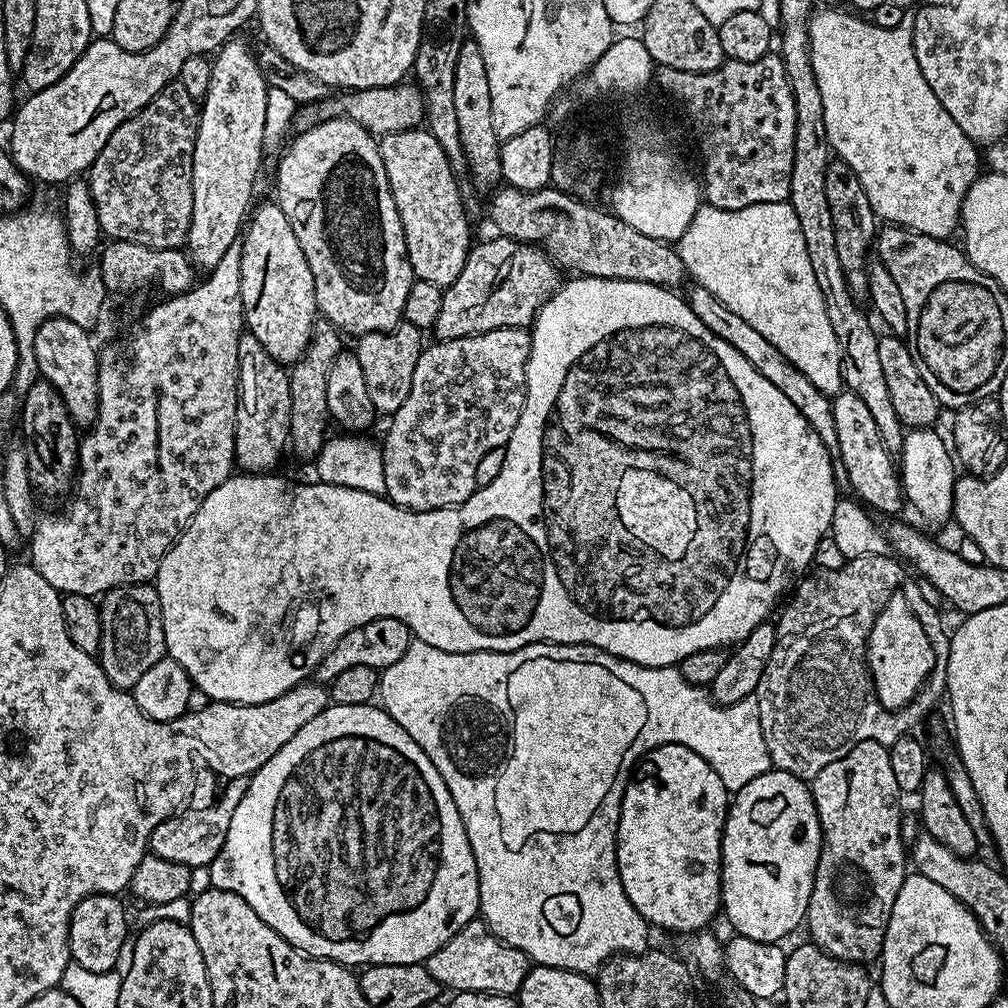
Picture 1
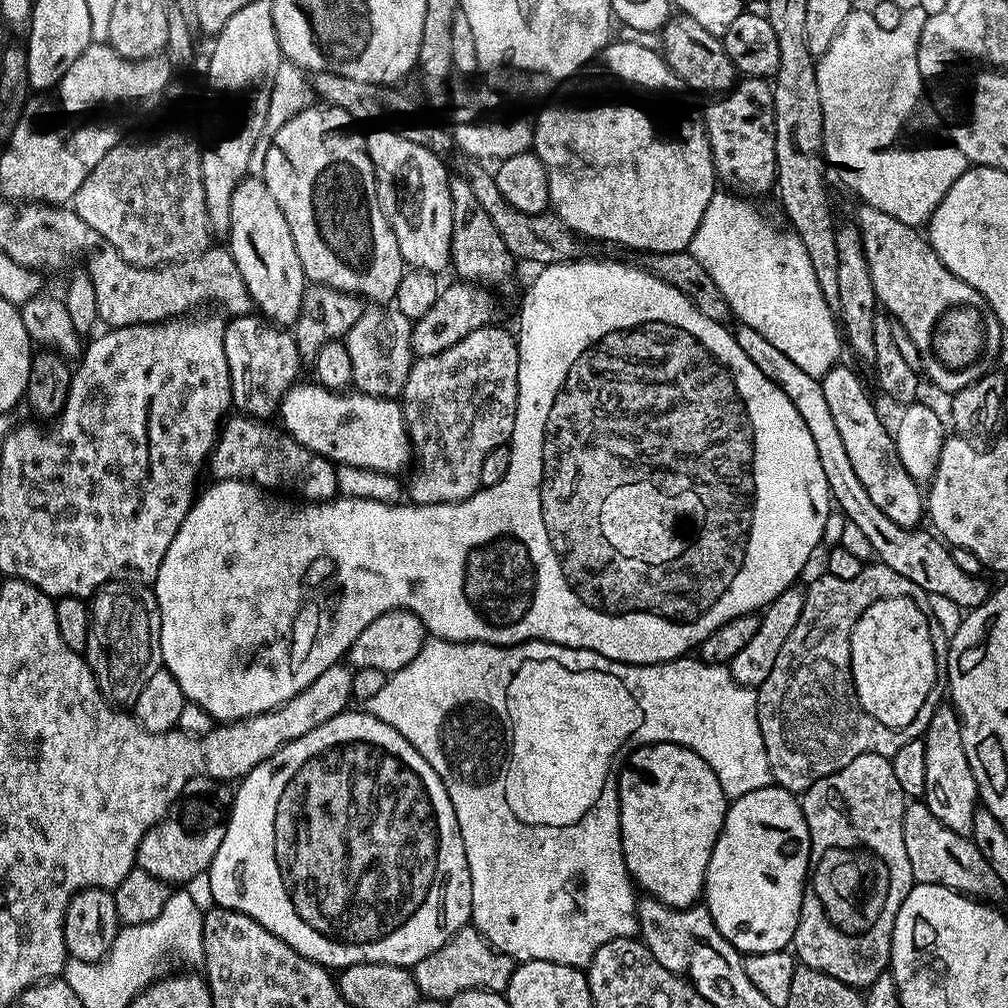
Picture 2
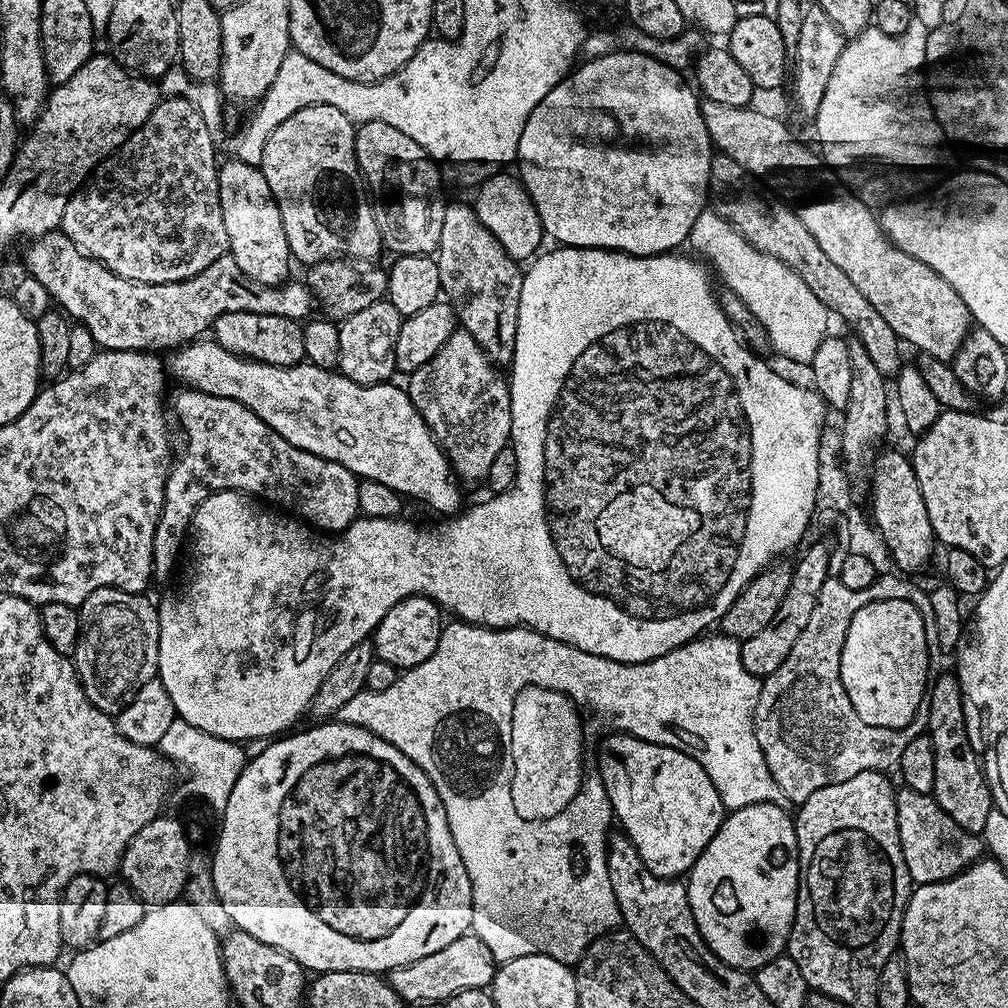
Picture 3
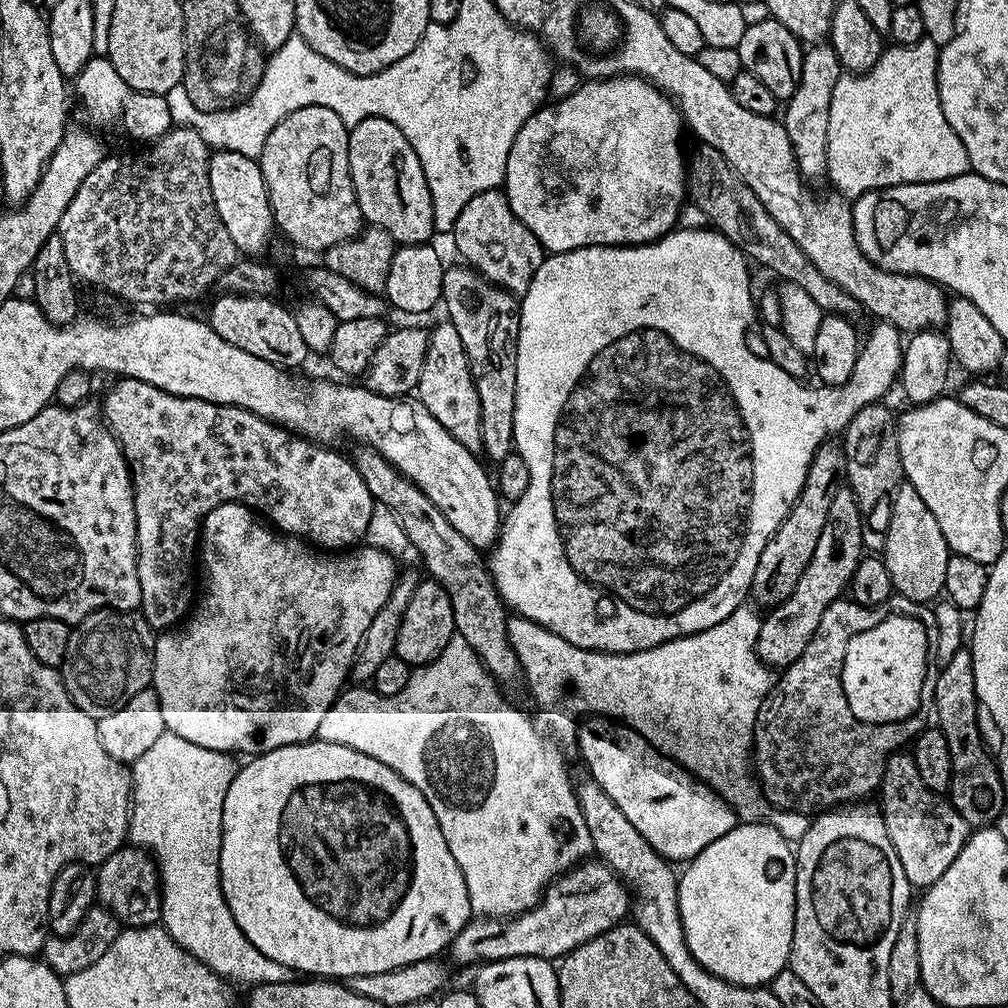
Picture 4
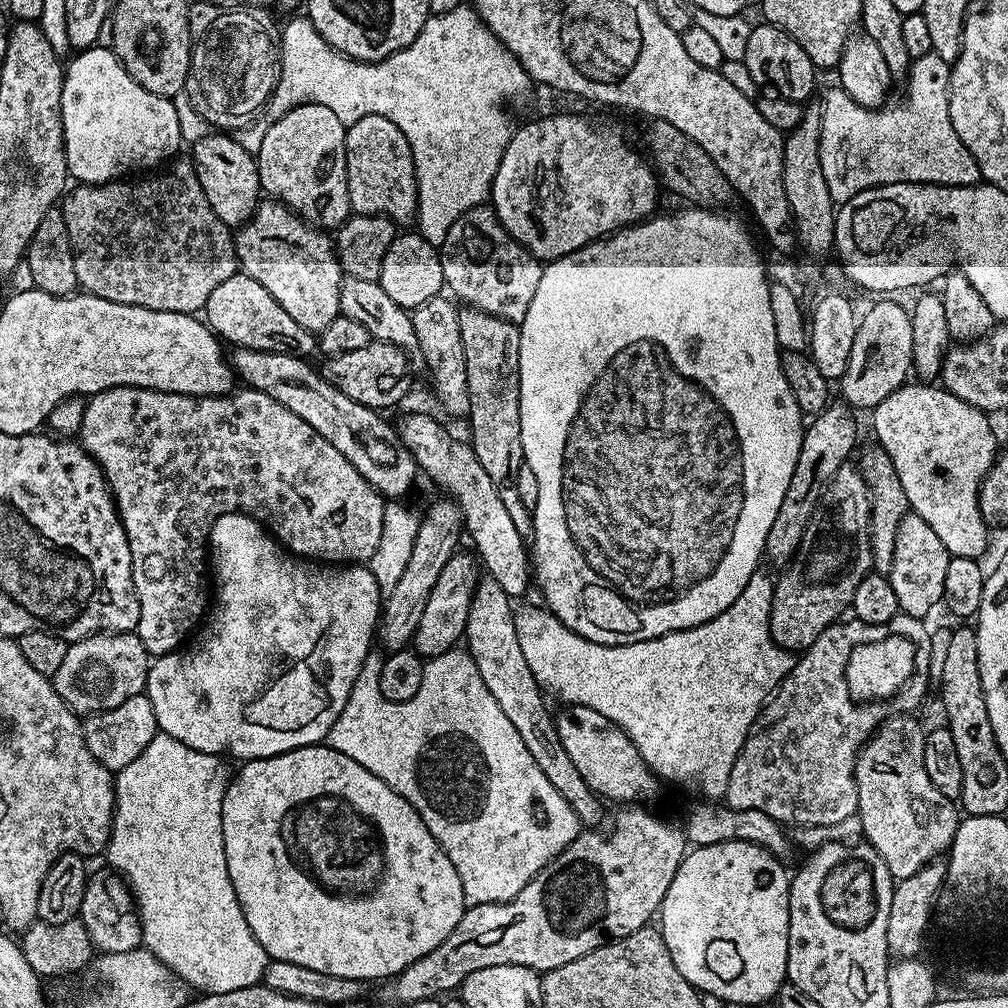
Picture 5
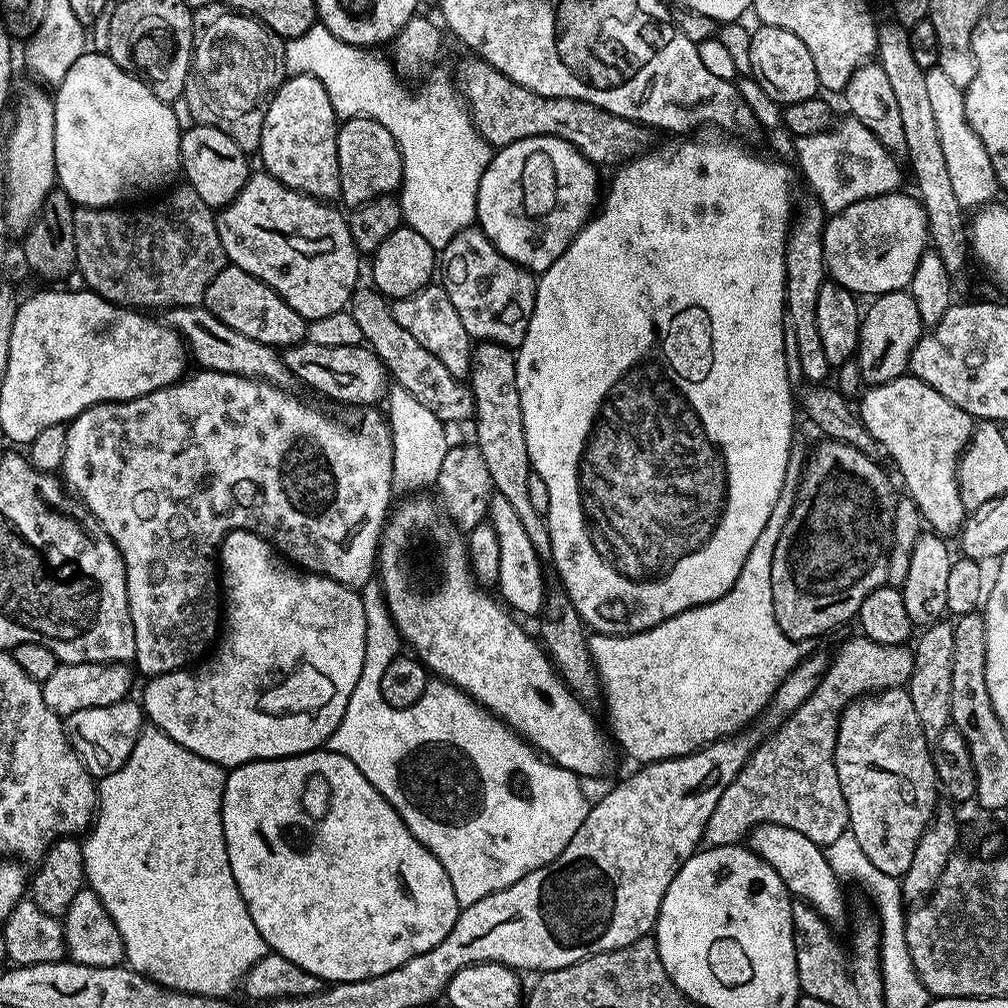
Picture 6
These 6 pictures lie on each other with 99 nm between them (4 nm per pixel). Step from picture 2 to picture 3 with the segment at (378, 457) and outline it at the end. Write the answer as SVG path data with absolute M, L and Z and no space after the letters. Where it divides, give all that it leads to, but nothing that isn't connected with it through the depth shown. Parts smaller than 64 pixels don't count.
M200 338L195 342L189 343L187 346L181 347L175 353L177 355L172 360L172 368L170 364L170 372L181 380L181 385L187 386L189 389L205 392L211 396L221 396L222 398L230 398L237 400L239 404L244 404L254 414L258 414L258 418L262 418L262 422L266 422L266 426L273 428L278 434L282 434L282 438L286 438L286 442L290 442L294 446L298 446L302 450L306 450L315 456L321 456L327 460L338 462L342 466L346 466L346 470L350 470L361 481L376 480L382 486L386 486L390 490L394 490L402 498L413 496L416 500L421 500L424 504L429 504L436 512L452 512L448 514L456 514L461 511L460 492L456 489L457 481L454 479L452 465L448 463L448 458L444 454L444 449L436 442L432 431L426 426L426 422L422 418L422 414L414 406L414 402L408 396L407 391L403 387L400 388L396 382L389 382L386 384L359 384L350 378L346 378L338 370L331 368L319 368L307 362L301 362L290 366L289 368L279 368L273 364L262 364L257 360L245 360L242 356L236 356L233 352L228 352L222 345L216 343L212 338Z

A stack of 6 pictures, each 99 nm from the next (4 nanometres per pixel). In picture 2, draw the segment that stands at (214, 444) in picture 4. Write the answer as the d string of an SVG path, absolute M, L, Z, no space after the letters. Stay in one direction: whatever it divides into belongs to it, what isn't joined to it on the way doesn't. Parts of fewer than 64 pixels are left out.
M243 414L233 415L223 421L220 438L212 450L210 457L210 472L216 480L246 480L265 490L280 490L276 488L293 488L300 497L308 502L323 502L331 500L337 495L336 470L337 465L325 456L312 452L306 446L302 446L287 432L281 430L275 423L257 420Z

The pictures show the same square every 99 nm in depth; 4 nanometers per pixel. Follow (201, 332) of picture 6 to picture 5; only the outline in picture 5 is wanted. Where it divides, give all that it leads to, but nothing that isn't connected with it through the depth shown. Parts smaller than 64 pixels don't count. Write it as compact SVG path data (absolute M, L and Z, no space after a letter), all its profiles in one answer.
M233 347L230 352L230 363L233 373L241 385L258 390L274 402L286 406L302 422L307 422L366 478L366 482L381 496L396 502L416 484L418 469L416 459L411 456L397 439L397 431L383 420L381 413L374 408L362 406L362 402L354 402L354 398L346 398L342 390L325 380L319 371L308 365L303 356L278 354L266 350L250 350Z

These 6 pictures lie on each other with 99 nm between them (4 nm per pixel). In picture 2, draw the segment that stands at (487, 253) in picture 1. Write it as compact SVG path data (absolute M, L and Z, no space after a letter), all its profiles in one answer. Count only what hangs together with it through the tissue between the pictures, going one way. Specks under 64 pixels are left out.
M455 282L456 284L445 283L438 294L438 302L430 306L427 314L422 314L412 325L412 355L419 358L438 354L454 342L466 338L479 328L487 328L493 323L492 315L496 312L496 300L491 296L487 287L467 282Z

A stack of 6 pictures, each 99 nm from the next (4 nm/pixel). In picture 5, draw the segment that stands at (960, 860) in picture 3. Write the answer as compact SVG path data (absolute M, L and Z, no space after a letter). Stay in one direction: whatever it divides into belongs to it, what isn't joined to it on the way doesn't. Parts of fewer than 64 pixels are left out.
M912 714L889 716L872 733L868 743L860 749L860 754L856 757L856 811L862 822L862 836L874 850L878 850L878 854L882 854L882 862L886 862L892 879L896 882L910 878L910 874L918 874L922 866L943 857L951 849L956 827L961 822L961 817L956 816L957 805L946 799L926 774L926 762L922 762L925 729L920 728L916 718Z

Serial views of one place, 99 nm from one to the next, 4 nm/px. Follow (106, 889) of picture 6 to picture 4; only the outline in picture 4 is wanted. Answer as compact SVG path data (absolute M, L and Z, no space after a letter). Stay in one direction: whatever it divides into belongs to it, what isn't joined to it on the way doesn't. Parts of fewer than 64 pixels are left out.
M171 734L148 751L147 759L160 767L161 776L144 796L143 843L160 855L163 907L180 908L188 896L187 951L228 982L237 980L247 986L289 983L294 976L292 969L263 956L242 934L220 888L220 847L224 837L220 823L224 799L238 771L238 764L232 761L235 759L227 752L211 752Z

